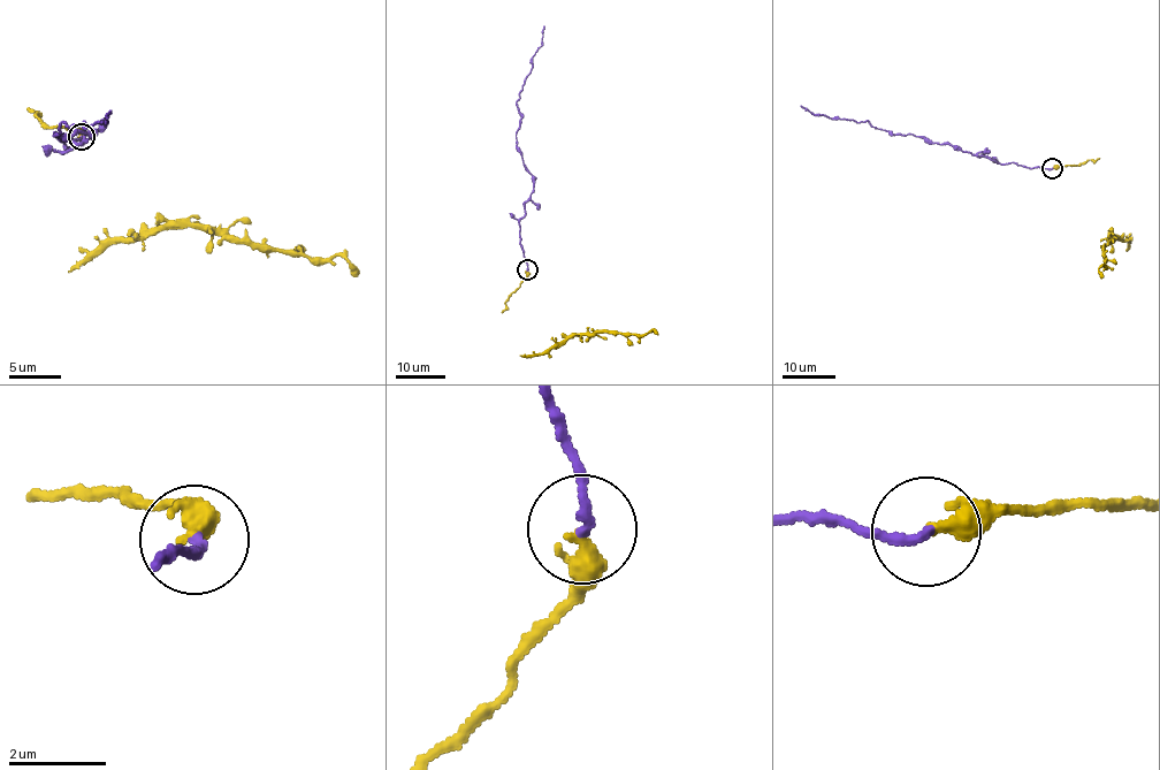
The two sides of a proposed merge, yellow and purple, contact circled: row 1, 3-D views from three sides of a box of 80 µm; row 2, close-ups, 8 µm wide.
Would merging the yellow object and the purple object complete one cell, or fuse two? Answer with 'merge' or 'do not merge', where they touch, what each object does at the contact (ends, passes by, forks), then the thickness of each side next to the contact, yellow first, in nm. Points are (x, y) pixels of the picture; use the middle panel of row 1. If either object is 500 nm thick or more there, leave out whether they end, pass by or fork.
merge | (527, 269) | yellow passes by | purple ends | 240/200 nm

